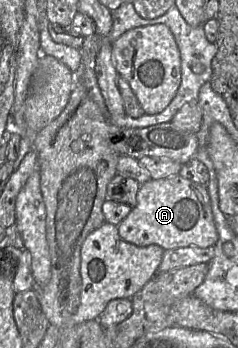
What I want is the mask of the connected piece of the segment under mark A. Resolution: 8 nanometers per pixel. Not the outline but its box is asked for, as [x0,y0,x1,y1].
[117,174,218,251]

